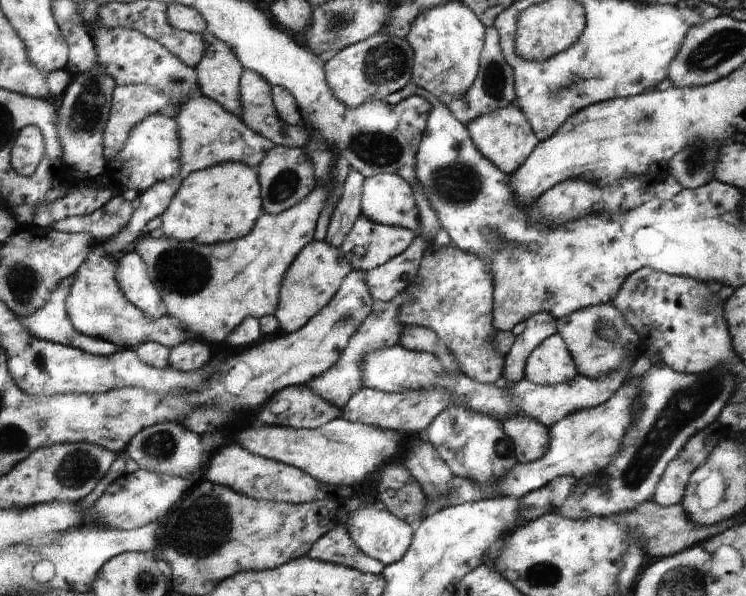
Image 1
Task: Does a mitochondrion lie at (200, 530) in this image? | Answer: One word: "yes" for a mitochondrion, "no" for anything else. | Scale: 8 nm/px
yes

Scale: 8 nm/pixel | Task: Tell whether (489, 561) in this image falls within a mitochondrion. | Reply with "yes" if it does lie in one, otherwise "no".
no

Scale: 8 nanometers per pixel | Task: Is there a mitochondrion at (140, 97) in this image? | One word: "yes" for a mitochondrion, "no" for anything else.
yes

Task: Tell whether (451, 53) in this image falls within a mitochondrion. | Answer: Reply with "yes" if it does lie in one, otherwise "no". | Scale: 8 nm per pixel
no

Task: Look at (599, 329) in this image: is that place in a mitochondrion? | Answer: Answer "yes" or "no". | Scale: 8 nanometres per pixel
no

